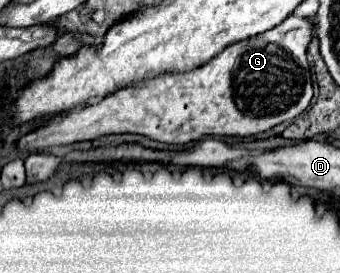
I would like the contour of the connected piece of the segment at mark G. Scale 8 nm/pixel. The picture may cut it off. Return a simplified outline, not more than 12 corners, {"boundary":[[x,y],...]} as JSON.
{"boundary":[[309,18],[25,134],[251,136],[313,98]]}

